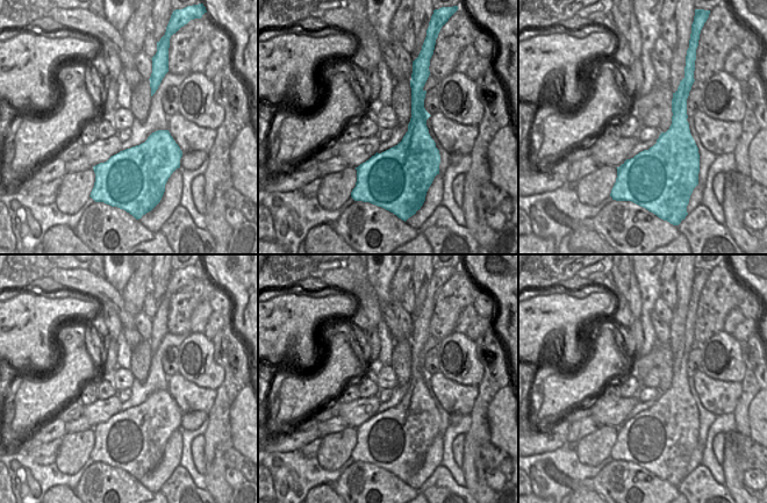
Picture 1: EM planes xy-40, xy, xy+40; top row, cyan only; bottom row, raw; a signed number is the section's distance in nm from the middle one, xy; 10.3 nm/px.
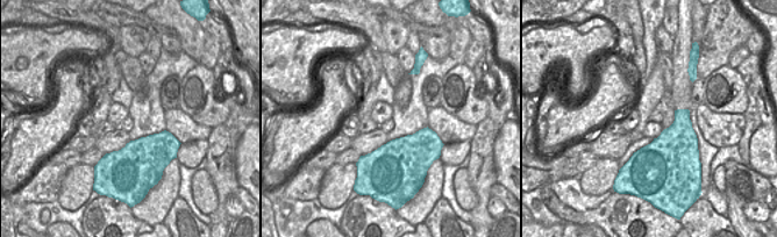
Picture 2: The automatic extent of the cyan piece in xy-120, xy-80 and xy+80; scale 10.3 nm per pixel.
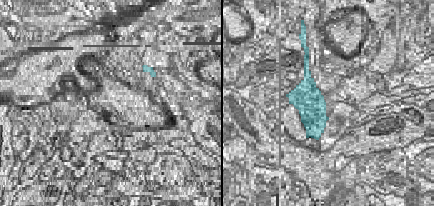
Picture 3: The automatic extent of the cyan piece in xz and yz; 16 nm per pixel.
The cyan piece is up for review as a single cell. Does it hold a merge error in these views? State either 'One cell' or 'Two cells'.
One cell.

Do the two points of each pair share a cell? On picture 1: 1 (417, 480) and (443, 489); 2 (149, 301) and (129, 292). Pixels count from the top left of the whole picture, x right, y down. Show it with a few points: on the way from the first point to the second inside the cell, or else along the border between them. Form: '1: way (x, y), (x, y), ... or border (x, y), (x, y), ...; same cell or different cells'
1: border (439, 465), (418, 490); different cells
2: border (149, 289), (143, 301), (142, 310); different cells

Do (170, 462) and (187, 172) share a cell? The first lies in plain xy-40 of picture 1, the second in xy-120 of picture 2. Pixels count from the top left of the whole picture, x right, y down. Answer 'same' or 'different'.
different

